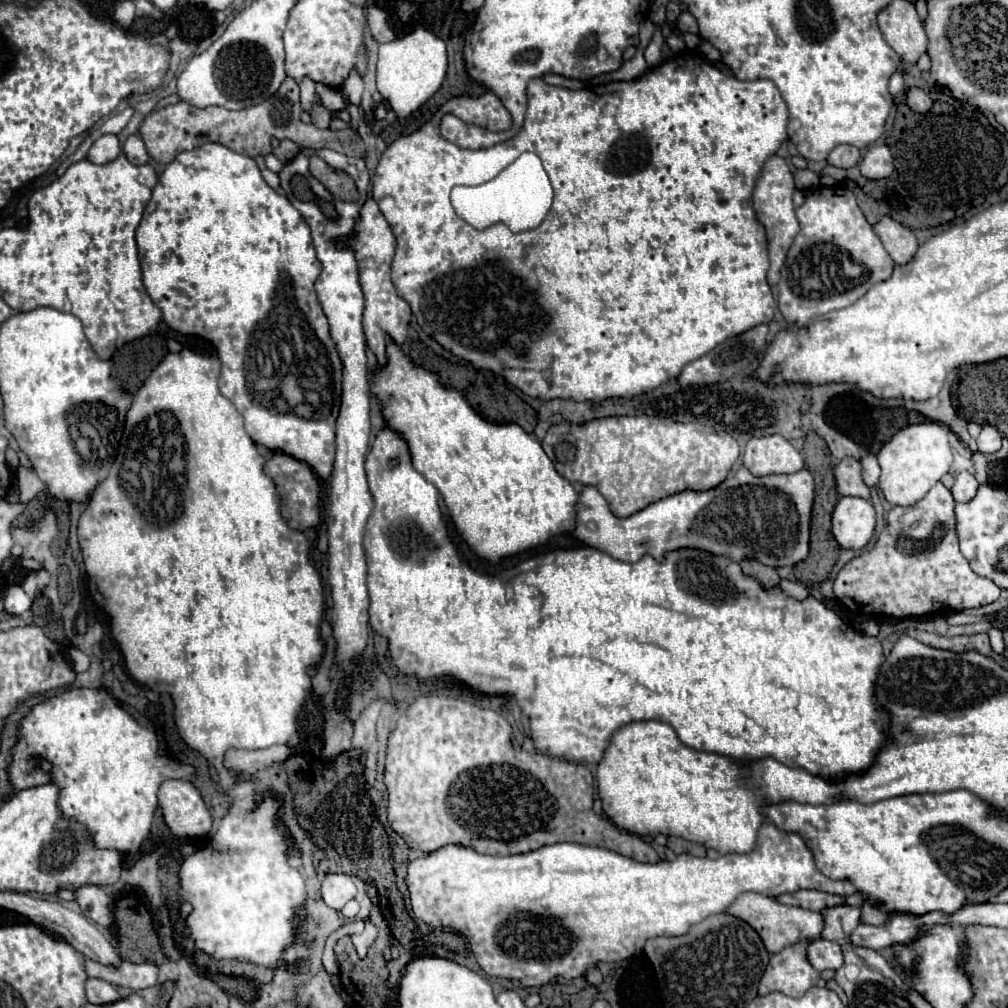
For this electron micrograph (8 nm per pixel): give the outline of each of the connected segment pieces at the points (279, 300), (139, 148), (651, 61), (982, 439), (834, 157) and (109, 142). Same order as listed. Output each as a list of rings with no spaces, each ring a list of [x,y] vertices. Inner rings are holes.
[[[207,142],[207,144],[203,144],[203,146],[199,146],[199,148],[195,148],[195,150],[191,150],[191,152],[181,152],[167,168],[165,168],[165,172],[161,174],[161,178],[159,178],[159,182],[157,182],[157,186],[155,186],[155,190],[153,190],[153,196],[151,196],[151,200],[149,200],[149,204],[145,206],[145,212],[143,212],[143,218],[141,218],[141,224],[139,224],[139,228],[137,228],[137,234],[135,234],[135,240],[137,240],[137,250],[139,250],[139,262],[141,262],[141,272],[143,272],[143,286],[145,286],[145,290],[147,290],[147,294],[151,296],[151,300],[155,302],[155,306],[163,312],[163,320],[165,320],[165,324],[169,326],[169,328],[173,328],[173,330],[177,330],[177,332],[181,332],[181,334],[185,334],[185,336],[203,336],[205,340],[211,340],[213,342],[213,346],[217,348],[217,356],[219,356],[219,360],[221,360],[221,376],[219,376],[219,390],[221,390],[221,394],[225,396],[225,398],[229,398],[235,406],[237,406],[237,410],[243,414],[243,418],[245,418],[245,430],[247,430],[247,434],[257,442],[257,444],[261,444],[261,446],[265,446],[265,448],[269,448],[269,450],[275,450],[275,452],[283,452],[283,454],[289,454],[289,456],[293,456],[293,458],[297,458],[297,460],[301,460],[301,462],[305,462],[305,464],[309,464],[311,468],[313,468],[313,472],[323,480],[323,484],[327,484],[327,480],[329,480],[329,476],[331,476],[331,468],[333,468],[333,460],[335,460],[335,422],[337,422],[337,416],[339,416],[339,406],[341,406],[341,388],[343,388],[343,362],[341,362],[341,358],[339,358],[339,354],[337,354],[337,348],[335,348],[335,342],[333,342],[333,338],[331,338],[331,334],[329,334],[329,322],[327,322],[327,316],[325,316],[325,312],[323,312],[323,308],[321,308],[321,302],[319,302],[319,298],[317,298],[317,292],[315,292],[315,280],[317,280],[317,276],[319,276],[319,272],[321,272],[321,262],[317,260],[317,254],[315,254],[315,248],[313,248],[313,242],[311,242],[311,234],[309,234],[309,224],[305,222],[305,218],[301,218],[301,214],[291,206],[291,202],[285,198],[285,196],[281,196],[281,194],[277,194],[265,180],[263,180],[263,176],[261,176],[261,170],[257,168],[257,164],[255,164],[255,160],[253,158],[249,158],[249,156],[245,156],[245,154],[237,154],[237,152],[233,152],[233,150],[229,150],[229,148],[225,148],[225,146],[221,146],[221,144],[215,144],[215,142]],[[263,358],[267,360],[267,364],[269,364],[269,360],[271,360],[271,364],[273,364],[273,376],[269,378],[269,380],[263,380],[261,376],[263,376]],[[303,394],[305,396],[309,396],[309,400],[313,400],[313,412],[317,412],[317,416],[309,416],[309,402],[303,402]]]
[[[139,132],[127,136],[127,140],[123,142],[123,154],[125,154],[127,160],[133,162],[133,164],[147,164],[149,154],[147,154],[147,150],[145,150],[145,144],[143,144],[143,138],[141,138]]]
[[[657,26],[657,28],[655,28],[655,34],[653,34],[651,42],[649,42],[649,46],[645,48],[645,60],[647,60],[647,64],[649,64],[651,68],[661,62],[661,46],[663,46],[663,42],[665,42],[665,38],[663,38],[663,34],[661,34],[661,28]]]
[[[985,424],[981,434],[977,436],[977,446],[979,446],[979,452],[985,452],[985,454],[993,454],[997,450],[1001,450],[1003,446],[1003,436],[1001,432],[991,426],[991,424]]]
[[[843,144],[843,146],[837,146],[837,148],[829,154],[827,162],[833,164],[833,166],[839,166],[839,168],[851,168],[851,166],[857,164],[859,156],[861,156],[861,152],[859,152],[855,146]]]
[[[105,134],[93,142],[93,146],[89,148],[87,160],[93,164],[107,164],[107,162],[115,160],[119,154],[121,154],[119,138],[113,134]]]

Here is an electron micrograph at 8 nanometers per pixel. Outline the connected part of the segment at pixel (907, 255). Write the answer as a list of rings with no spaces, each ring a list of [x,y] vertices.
[[[883,216],[875,226],[875,234],[881,238],[885,250],[895,260],[895,264],[907,264],[917,250],[917,240],[913,230],[901,226],[889,216]]]

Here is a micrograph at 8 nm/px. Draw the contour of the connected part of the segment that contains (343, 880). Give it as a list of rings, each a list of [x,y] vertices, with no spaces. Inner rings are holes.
[[[327,874],[321,882],[321,896],[329,908],[341,910],[349,900],[357,896],[357,888],[345,874]]]

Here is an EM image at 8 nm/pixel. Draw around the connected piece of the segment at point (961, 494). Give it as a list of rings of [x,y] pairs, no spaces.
[[[959,472],[955,476],[955,484],[953,484],[951,492],[953,492],[953,498],[957,502],[967,502],[977,494],[977,488],[979,488],[979,482],[973,478],[973,474]]]

